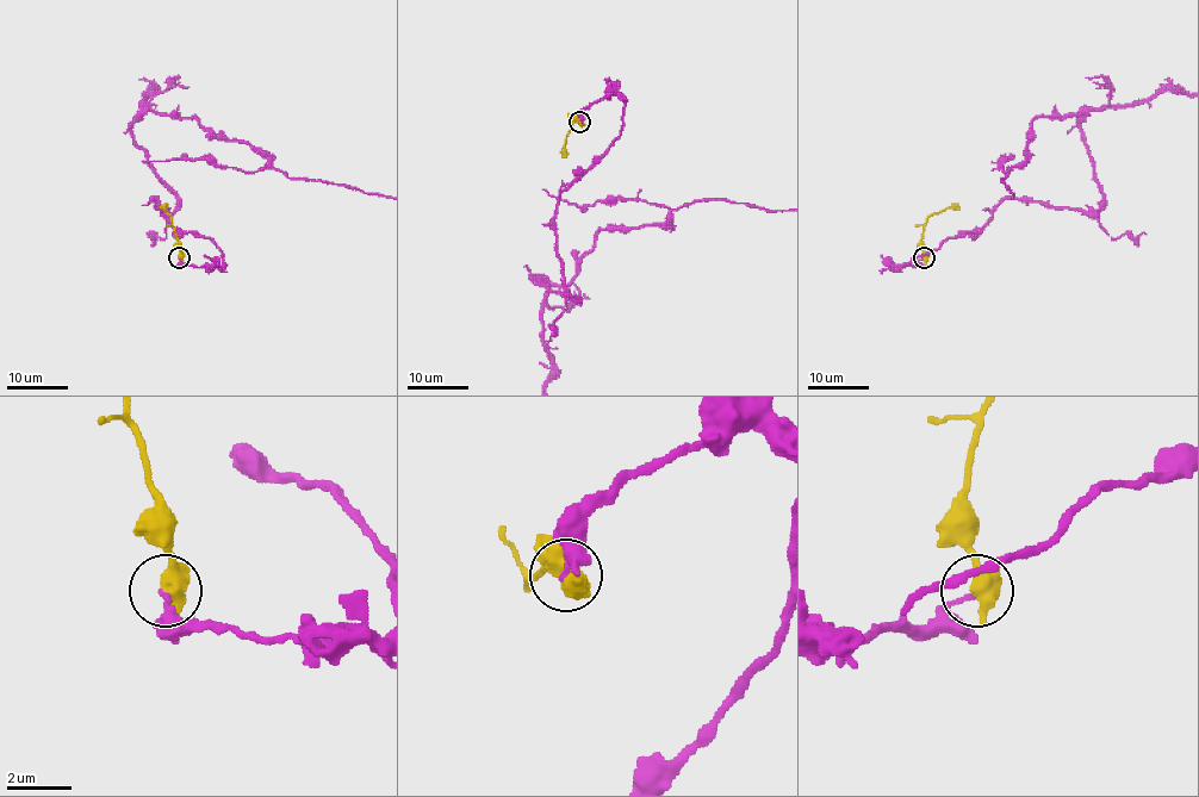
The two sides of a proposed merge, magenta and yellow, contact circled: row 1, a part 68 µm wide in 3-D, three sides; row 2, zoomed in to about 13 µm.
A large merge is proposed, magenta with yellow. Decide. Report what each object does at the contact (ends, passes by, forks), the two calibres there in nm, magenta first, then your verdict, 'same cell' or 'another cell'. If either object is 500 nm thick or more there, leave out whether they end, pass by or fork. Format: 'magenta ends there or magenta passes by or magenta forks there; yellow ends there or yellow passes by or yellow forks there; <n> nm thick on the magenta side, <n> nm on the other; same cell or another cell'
150 nm thick on the magenta side, 700 nm on the other; another cell

